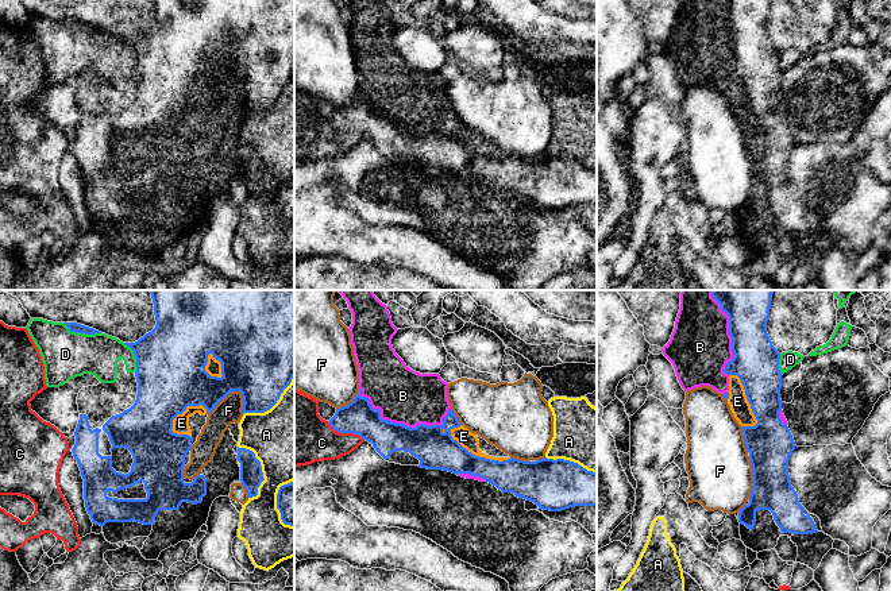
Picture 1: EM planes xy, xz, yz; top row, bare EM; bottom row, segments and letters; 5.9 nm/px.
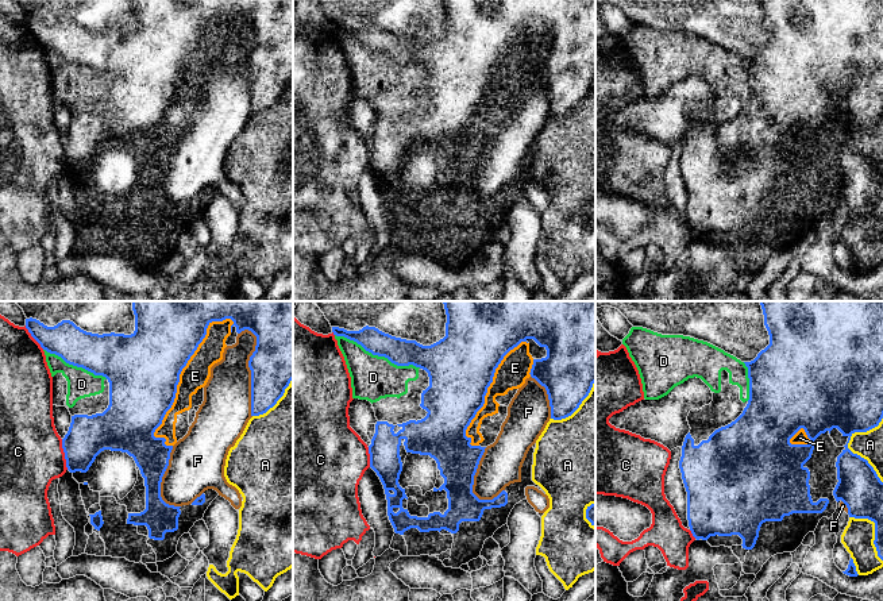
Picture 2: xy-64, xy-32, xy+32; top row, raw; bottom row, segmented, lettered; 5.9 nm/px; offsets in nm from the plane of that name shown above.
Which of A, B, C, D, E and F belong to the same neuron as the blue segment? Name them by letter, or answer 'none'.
none

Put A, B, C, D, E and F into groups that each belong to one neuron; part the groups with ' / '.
A / B E / C / D / F

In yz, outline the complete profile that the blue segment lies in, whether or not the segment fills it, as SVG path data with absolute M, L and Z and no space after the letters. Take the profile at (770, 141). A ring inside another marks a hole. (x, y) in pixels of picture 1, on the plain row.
M718 0L721 8L729 15L729 32L732 35L733 57L726 61L724 70L737 73L744 84L757 121L741 124L745 144L753 169L753 184L749 201L738 209L738 220L753 227L757 208L770 208L782 231L809 232L818 231L810 212L805 213L805 205L798 198L798 192L791 184L788 158L795 147L794 135L786 121L782 120L780 86L782 70L779 69L780 51L772 43L767 31L771 0Z

